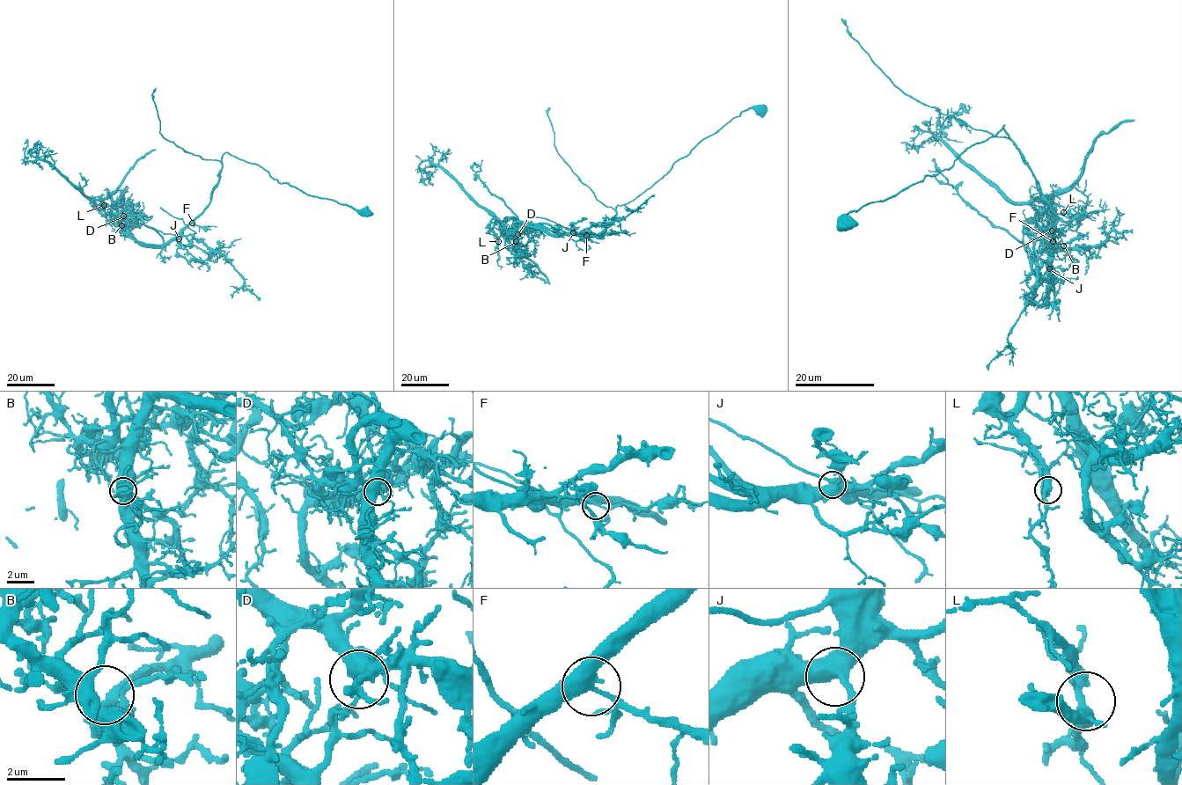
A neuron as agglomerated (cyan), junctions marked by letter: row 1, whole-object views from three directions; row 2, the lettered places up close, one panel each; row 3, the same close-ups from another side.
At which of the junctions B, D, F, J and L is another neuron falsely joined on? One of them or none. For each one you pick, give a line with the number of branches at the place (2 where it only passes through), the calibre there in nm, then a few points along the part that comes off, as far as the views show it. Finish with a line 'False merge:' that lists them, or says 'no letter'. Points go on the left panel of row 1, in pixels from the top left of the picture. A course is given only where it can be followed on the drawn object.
D: 3 branches meet; 440 nm thick; foreign part runs (124, 216), (110, 197), (87, 198), (48, 163), (41, 159), (24, 160), (27, 143), (24, 143)
False merge: D

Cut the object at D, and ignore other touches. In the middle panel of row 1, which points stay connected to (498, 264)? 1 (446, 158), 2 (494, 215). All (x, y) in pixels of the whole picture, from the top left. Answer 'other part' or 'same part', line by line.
1: same part
2: same part

